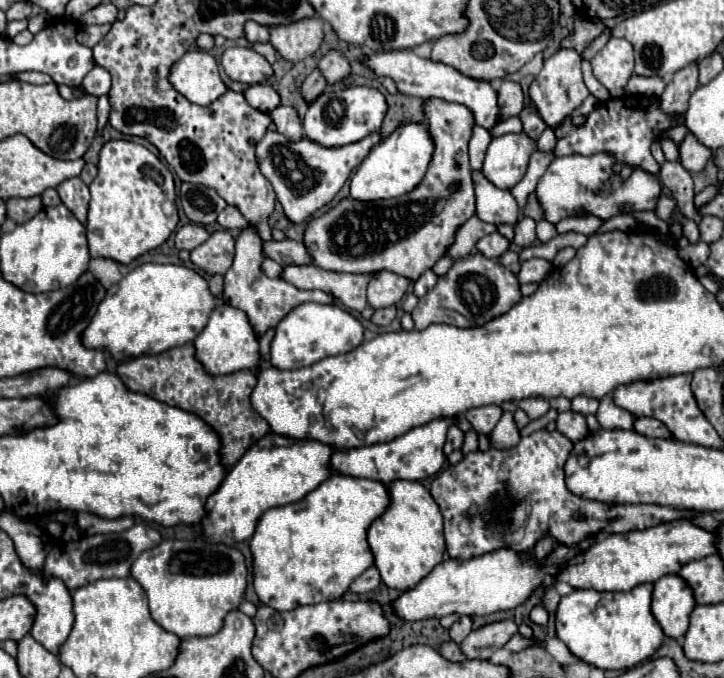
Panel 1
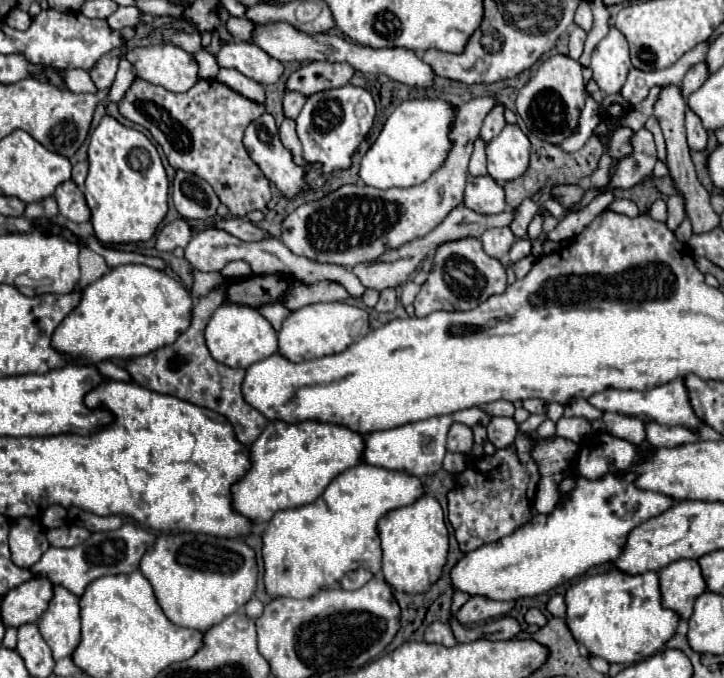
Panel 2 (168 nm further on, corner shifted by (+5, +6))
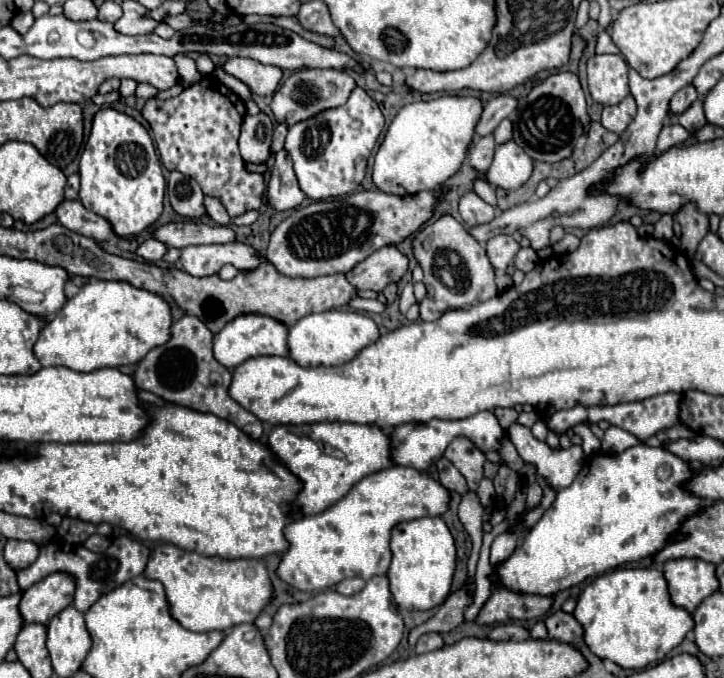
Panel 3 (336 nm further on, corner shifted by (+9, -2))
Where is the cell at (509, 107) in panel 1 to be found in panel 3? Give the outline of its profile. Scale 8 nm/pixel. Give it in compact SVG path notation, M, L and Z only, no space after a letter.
M493 135L479 137L473 143L471 151L469 151L469 163L471 163L471 167L477 173L485 175L487 169L489 169L489 165L491 165L491 161L493 161L493 151L495 151L495 139L493 139Z

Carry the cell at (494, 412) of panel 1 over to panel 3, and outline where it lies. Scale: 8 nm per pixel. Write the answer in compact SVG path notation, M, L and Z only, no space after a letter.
M495 409L493 411L495 415L497 415L497 419L499 419L499 423L503 425L503 429L507 429L511 423L515 423L517 421L517 417L519 417L519 413L515 411L515 409Z

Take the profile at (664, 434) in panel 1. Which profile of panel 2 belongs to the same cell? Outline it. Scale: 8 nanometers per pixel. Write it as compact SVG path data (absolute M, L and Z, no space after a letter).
M645 423L645 431L647 431L647 441L653 447L677 447L683 443L693 443L699 439L697 433L683 429L683 427L669 427L669 425L661 425L661 423Z

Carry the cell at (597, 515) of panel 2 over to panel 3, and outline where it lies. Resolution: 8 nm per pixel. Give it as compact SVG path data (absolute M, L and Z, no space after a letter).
M645 443L629 447L619 455L597 455L587 459L575 481L557 493L555 503L543 513L539 523L529 529L513 555L497 567L497 573L491 575L491 581L501 579L503 587L521 593L553 595L585 581L587 577L595 577L625 563L657 555L667 543L683 539L679 531L683 521L703 509L703 499L687 489L687 483L693 479L693 475L695 473L689 463L665 447L649 447Z

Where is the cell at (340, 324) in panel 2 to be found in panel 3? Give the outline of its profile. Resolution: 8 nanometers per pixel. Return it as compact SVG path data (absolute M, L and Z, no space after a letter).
M331 309L325 313L311 313L289 329L289 357L303 367L343 365L351 361L363 347L375 343L377 339L379 339L379 327L365 313L339 311L339 309Z

